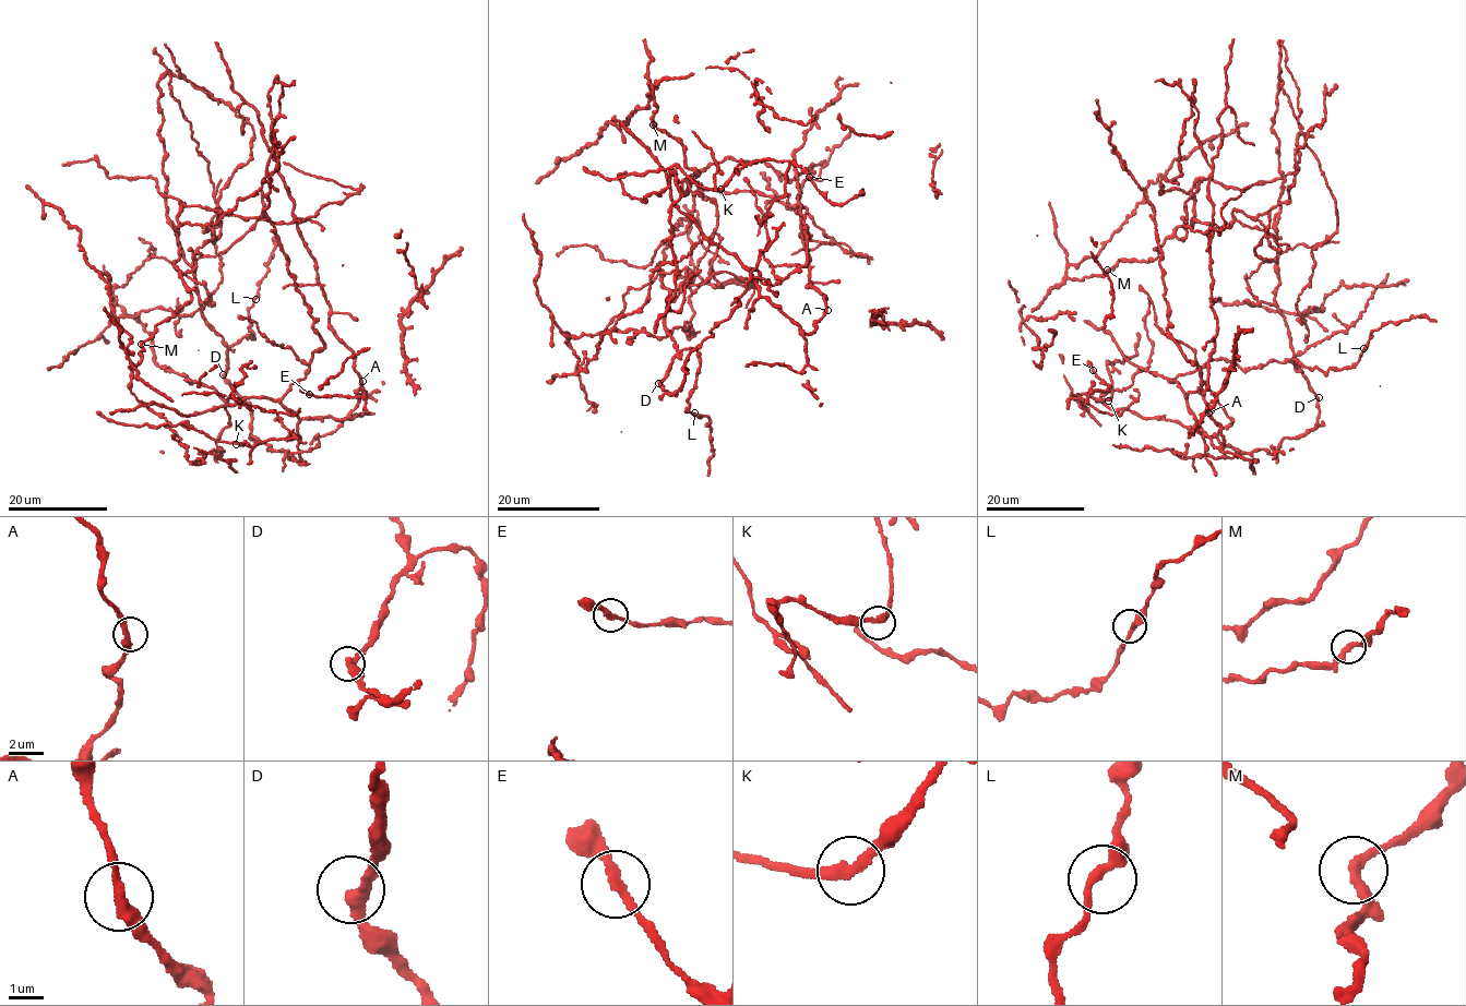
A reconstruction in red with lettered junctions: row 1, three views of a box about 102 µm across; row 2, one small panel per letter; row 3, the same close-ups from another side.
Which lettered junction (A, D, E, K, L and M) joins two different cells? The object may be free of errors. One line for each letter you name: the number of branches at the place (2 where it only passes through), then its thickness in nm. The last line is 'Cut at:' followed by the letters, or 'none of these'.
Cut at: none of these

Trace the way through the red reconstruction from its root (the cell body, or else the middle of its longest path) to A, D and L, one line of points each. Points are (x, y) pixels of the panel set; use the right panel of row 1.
A: (1179, 147), (1191, 116), (1212, 172), (1208, 241), (1217, 328), (1204, 393), (1208, 412)
D: (1179, 147), (1180, 174), (1160, 193), (1201, 177), (1242, 190), (1283, 181), (1275, 303), (1319, 397)
L: (1179, 147), (1160, 193), (1283, 181), (1275, 303), (1294, 364), (1351, 367), (1363, 348)

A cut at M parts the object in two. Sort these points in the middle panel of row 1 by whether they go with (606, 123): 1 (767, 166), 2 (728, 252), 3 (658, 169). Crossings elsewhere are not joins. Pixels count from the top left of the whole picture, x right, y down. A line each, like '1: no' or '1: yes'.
1: no
2: yes
3: yes

